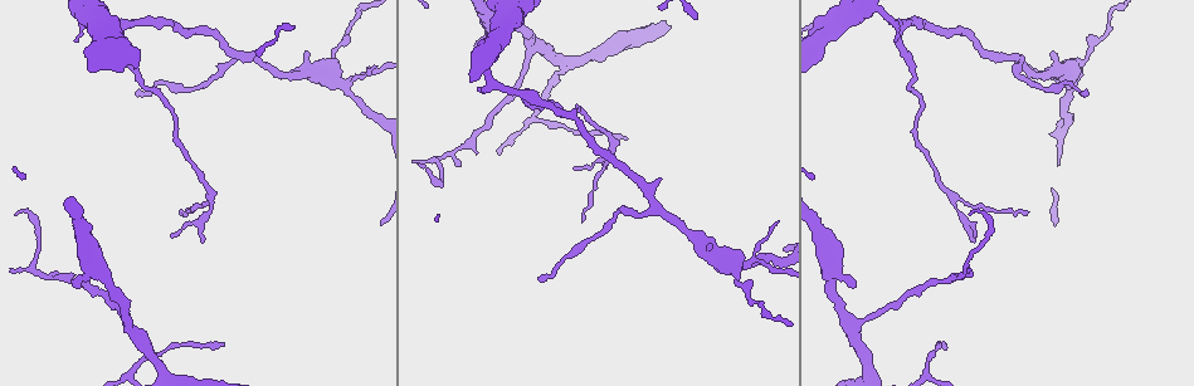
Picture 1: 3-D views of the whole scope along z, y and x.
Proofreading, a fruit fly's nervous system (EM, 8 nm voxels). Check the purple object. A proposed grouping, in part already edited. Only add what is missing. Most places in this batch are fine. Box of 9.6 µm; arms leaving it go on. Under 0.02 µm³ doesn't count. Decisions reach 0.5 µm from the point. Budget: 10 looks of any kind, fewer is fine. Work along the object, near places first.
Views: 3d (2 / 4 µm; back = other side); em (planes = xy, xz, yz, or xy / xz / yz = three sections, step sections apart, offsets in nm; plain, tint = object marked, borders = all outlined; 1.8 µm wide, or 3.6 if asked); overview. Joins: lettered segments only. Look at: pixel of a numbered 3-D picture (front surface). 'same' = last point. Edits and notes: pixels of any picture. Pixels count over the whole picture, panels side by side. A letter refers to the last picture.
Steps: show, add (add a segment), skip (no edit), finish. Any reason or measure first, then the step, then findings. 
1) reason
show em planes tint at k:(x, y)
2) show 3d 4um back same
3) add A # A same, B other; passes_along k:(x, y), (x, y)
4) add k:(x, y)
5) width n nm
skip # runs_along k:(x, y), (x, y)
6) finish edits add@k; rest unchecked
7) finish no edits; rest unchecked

show 3d 4um at 1:(487, 77)

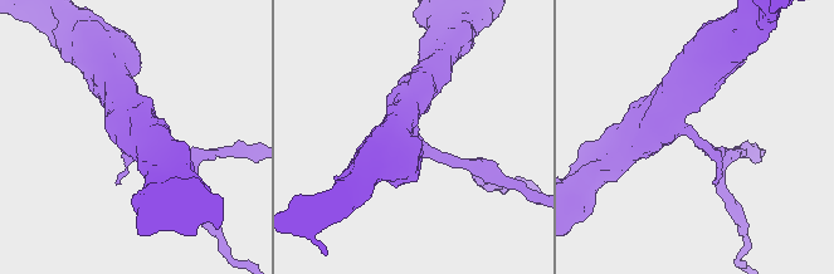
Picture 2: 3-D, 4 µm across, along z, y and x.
now the EM
show em yz step 4 borders at 2:(700, 145)

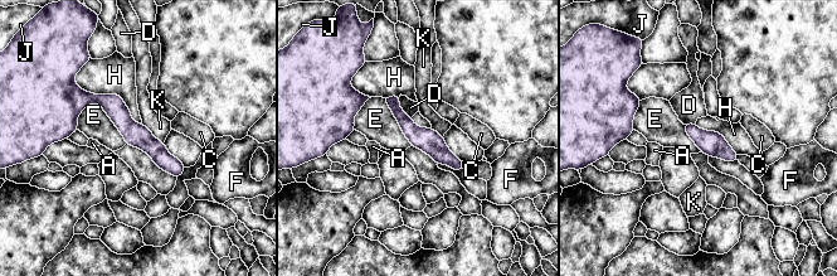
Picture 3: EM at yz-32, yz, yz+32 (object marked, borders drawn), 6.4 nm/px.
skip # A other, C other, D other, E other, F other, H other, J other, K other; border 3:(76, 119), (97, 103), (126, 143); none of them fits

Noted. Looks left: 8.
branch stops here
show 3d 2um at 1:(80, 284)

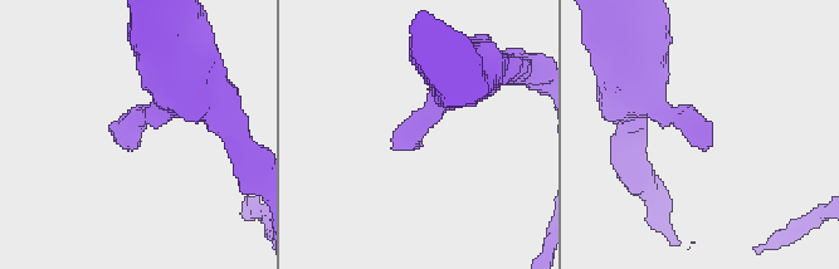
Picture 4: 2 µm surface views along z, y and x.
shape alone is not enough
show em planes borders at 4:(413, 149)

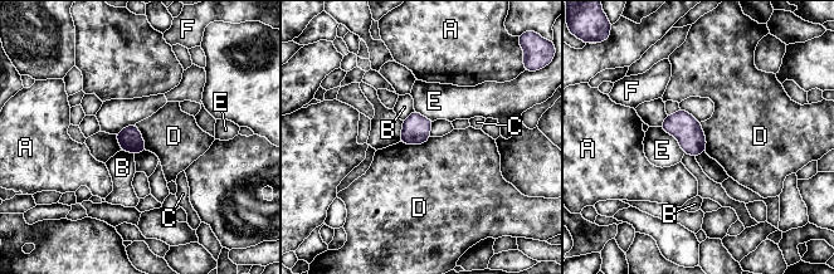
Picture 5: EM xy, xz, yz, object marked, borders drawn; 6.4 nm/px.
skip # A other, B other, C other, D other, E other, F other; none of them fits

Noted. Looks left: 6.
branch stops here
show em planes borders at 1:(944, 344)

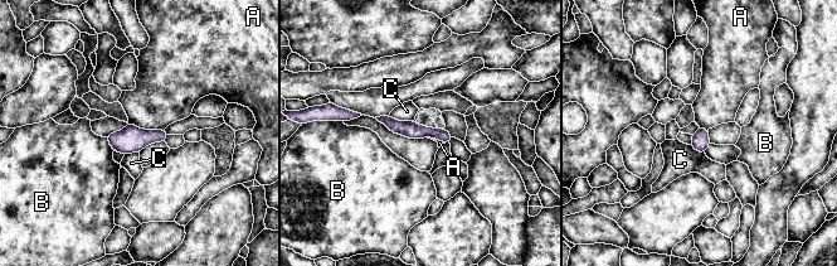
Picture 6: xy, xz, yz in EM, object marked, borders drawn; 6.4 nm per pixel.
longest_contact A 240 nm
skip # A other, B other, C other; runs_along 6:(383, 119), (399, 127), (447, 138); none of them fits

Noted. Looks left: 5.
thin end
show 3d 4um at 1:(1023, 215)

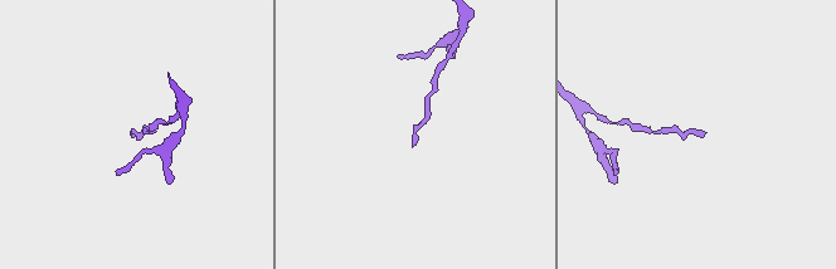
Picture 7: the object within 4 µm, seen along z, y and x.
show em planes borders at 7:(413, 146)

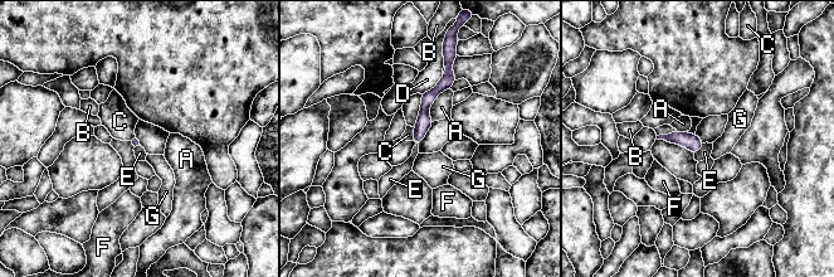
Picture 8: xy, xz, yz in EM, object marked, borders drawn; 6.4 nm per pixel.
skip # A other, B other, C other, D other, E other, F other, G other; border 8:(703, 142), (694, 154); none of them fits

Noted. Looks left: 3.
finish no edits; rest unchecked

